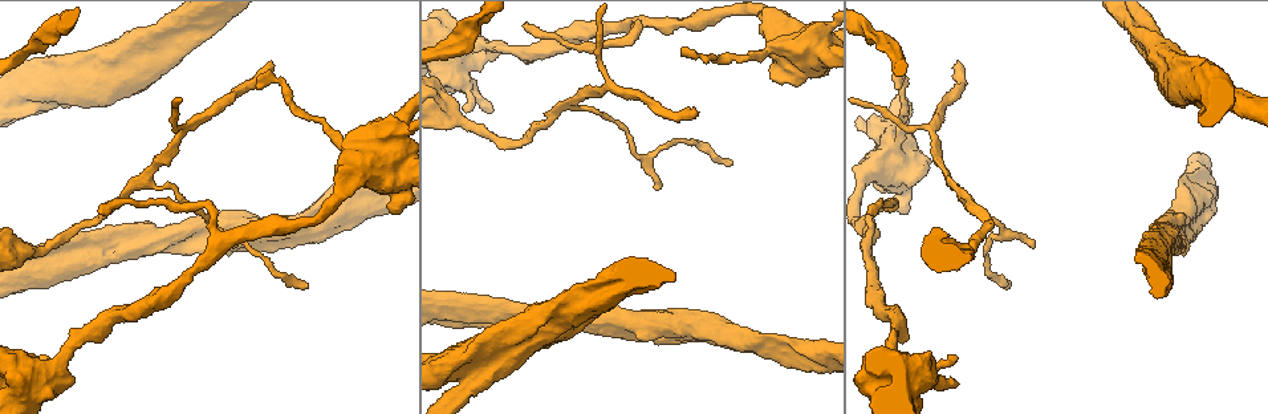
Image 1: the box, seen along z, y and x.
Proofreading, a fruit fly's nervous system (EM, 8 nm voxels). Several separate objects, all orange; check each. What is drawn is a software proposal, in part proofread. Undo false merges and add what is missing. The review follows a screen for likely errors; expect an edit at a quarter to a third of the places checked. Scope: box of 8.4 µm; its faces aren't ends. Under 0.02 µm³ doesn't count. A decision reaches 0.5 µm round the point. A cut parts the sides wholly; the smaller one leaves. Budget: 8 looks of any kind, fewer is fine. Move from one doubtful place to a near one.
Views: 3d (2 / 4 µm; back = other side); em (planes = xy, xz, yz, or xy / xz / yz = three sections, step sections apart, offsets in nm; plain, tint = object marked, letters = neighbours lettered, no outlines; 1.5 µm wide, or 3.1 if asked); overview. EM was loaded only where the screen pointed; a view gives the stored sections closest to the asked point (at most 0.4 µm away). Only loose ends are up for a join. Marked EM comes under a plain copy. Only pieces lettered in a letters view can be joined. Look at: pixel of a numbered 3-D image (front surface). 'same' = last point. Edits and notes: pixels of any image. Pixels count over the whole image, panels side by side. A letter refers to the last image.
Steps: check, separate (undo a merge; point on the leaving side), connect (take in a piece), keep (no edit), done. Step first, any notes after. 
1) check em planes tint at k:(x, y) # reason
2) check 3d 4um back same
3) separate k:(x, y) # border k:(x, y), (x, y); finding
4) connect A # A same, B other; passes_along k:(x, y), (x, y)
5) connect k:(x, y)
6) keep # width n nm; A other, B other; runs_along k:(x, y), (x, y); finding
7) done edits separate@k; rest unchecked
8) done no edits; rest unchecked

check em planes letters at 1:(269, 63) # an open end

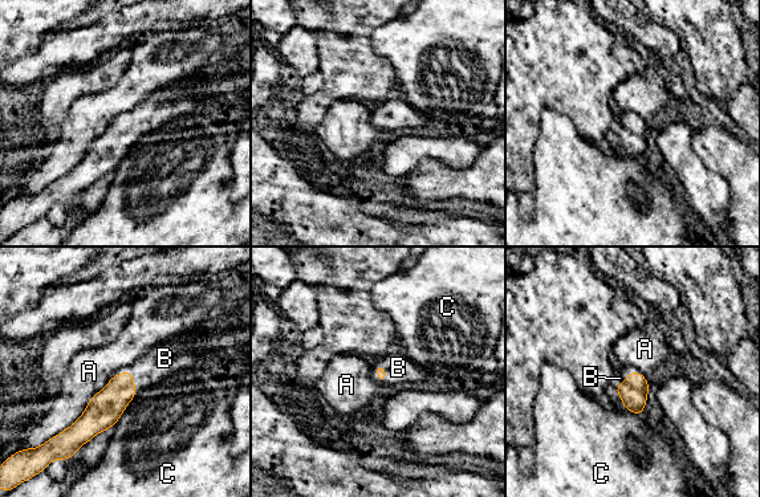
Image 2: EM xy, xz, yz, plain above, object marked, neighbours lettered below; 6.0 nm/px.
connect B # A other, B same, C other; passes_along 2:(106, 406), (130, 373), (165, 358); the cell continues

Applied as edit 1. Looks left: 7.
check em planes letters at 1:(40, 371)

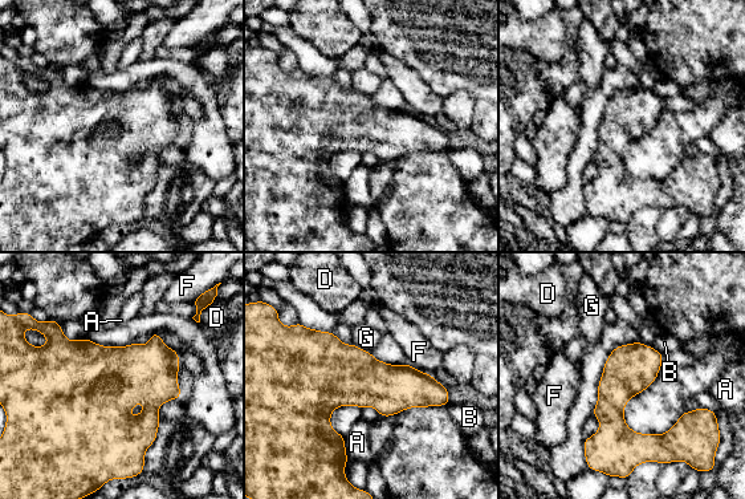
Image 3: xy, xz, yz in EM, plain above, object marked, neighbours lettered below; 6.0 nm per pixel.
keep # width 260 nm; A other, B other, D other, F other, G other; border 3:(353, 343), (370, 352); one cell here

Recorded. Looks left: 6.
check em planes tint at 1:(26, 270) # calibre changes

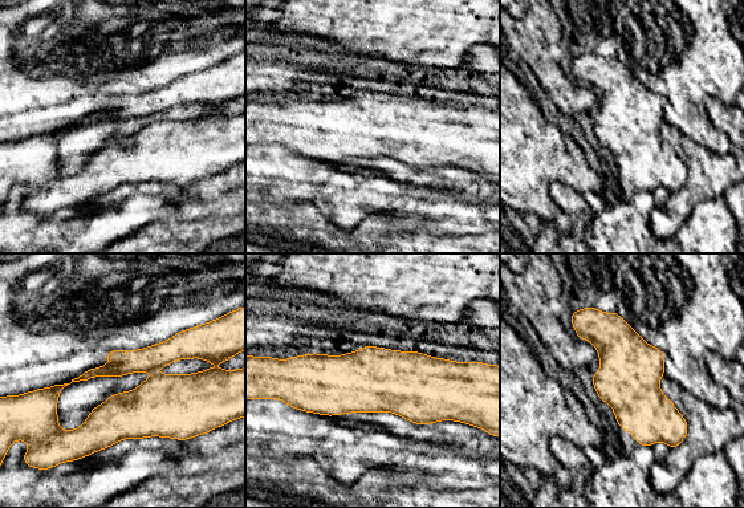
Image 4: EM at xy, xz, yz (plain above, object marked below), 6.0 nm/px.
check em planes letters same # see the neighbours

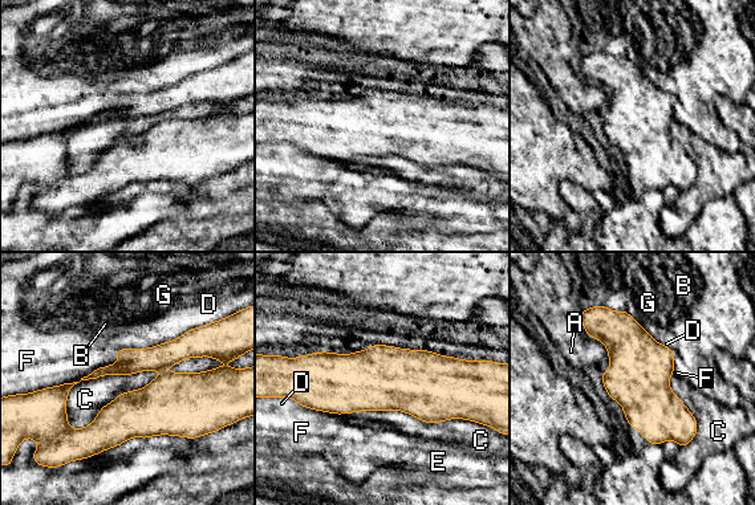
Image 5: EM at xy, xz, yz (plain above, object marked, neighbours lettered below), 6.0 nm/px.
keep # A other, B other, C other, D other, E other, F other, G other; runs_along 5:(593, 312), (685, 440); continuous, no second cell

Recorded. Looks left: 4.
done edits connect@2; rest unchecked

